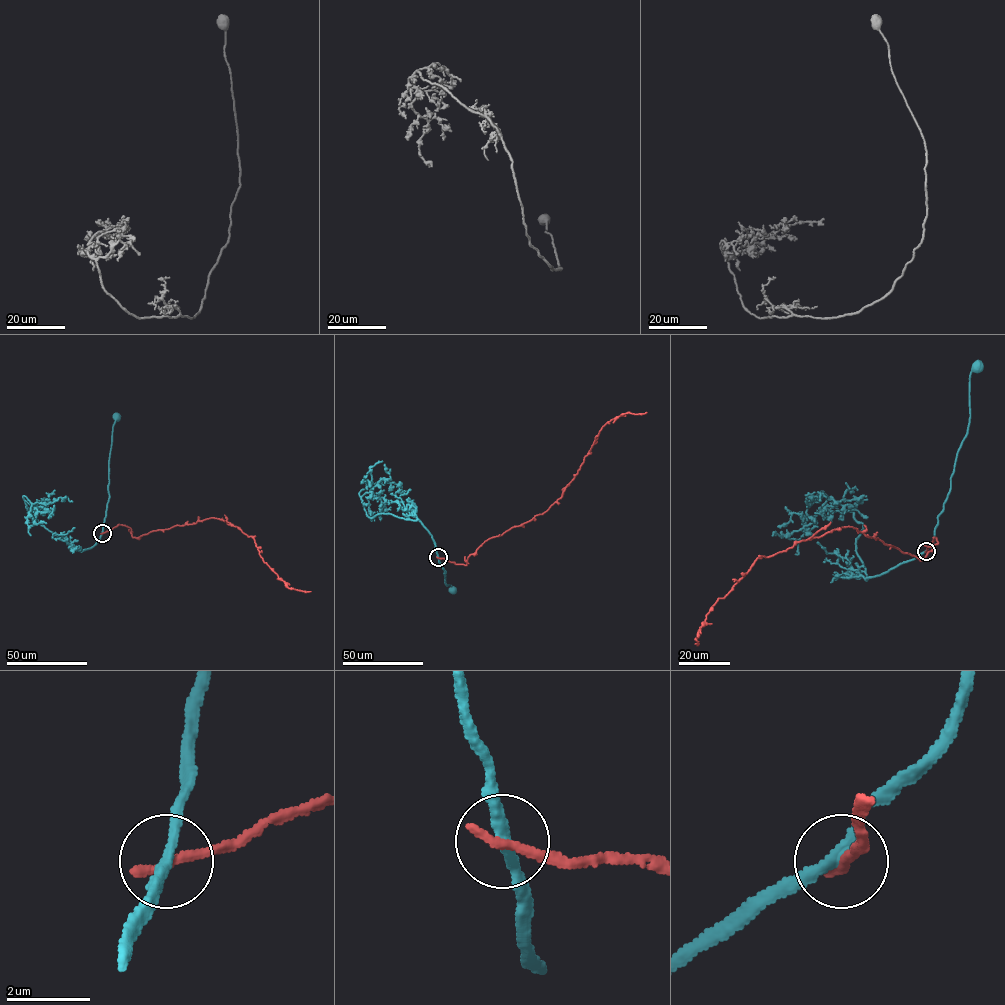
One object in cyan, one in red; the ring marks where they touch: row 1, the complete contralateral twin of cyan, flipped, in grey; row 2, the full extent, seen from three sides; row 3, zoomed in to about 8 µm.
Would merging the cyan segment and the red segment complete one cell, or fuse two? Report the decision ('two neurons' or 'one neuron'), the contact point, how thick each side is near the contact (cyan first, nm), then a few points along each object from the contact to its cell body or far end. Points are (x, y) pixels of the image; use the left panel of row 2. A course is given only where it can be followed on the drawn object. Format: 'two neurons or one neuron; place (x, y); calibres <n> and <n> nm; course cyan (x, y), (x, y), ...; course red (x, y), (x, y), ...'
two neurons; place (102, 533); calibres 260 and 280 nm; course cyan (102, 533), (109, 497), (113, 425), (118, 417); course red (102, 533), (120, 524), (139, 537), (176, 525), (219, 518), (251, 536), (263, 561), (289, 588), (311, 591)

